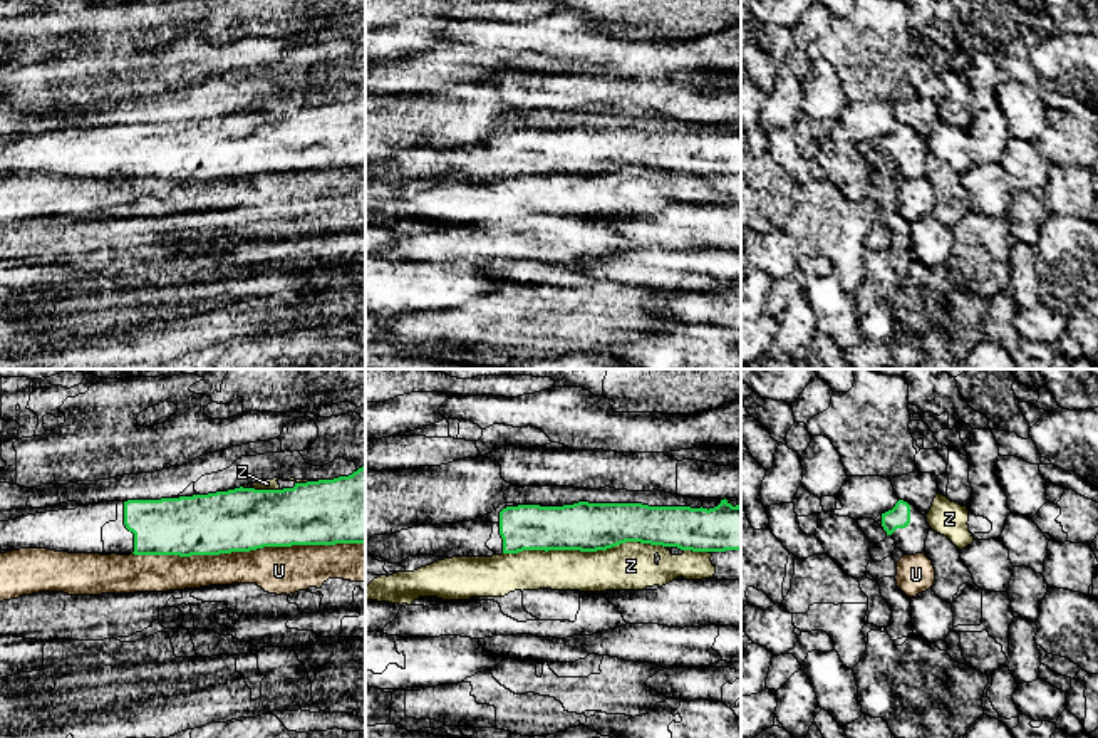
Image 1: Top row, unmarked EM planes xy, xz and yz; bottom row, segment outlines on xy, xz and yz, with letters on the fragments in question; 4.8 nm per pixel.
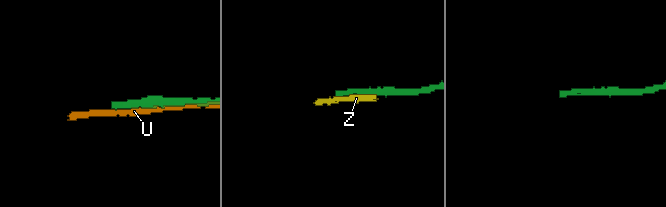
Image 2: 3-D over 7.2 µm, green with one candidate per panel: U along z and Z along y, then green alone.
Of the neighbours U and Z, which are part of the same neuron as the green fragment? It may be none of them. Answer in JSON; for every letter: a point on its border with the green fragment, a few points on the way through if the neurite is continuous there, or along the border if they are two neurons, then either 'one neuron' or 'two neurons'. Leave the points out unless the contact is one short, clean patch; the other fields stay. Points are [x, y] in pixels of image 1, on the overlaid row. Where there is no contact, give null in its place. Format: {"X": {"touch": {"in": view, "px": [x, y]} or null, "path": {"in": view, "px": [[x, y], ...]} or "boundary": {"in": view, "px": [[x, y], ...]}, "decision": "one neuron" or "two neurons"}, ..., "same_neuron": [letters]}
{"U": {"touch": {"in": "xy", "px": [248, 550]}, "decision": "two neurons"}, "Z": {"touch": {"in": "xz", "px": [584, 550]}, "decision": "two neurons"}, "same_neuron": []}

